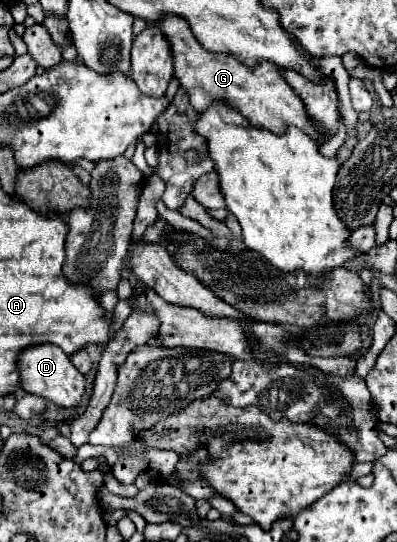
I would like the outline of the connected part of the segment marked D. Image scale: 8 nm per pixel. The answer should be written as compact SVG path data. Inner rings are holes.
M30 347L30 351L22 353L22 389L30 395L40 395L60 407L74 409L86 391L86 377L58 347Z

